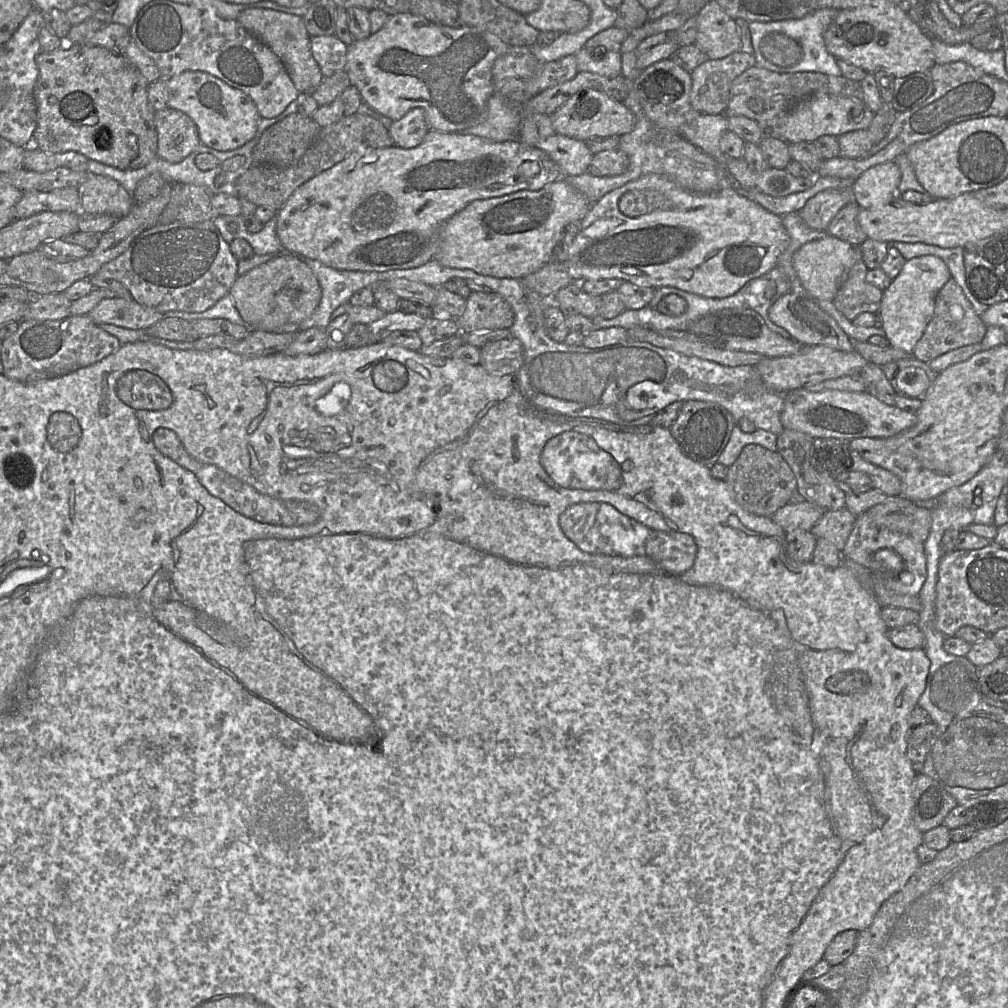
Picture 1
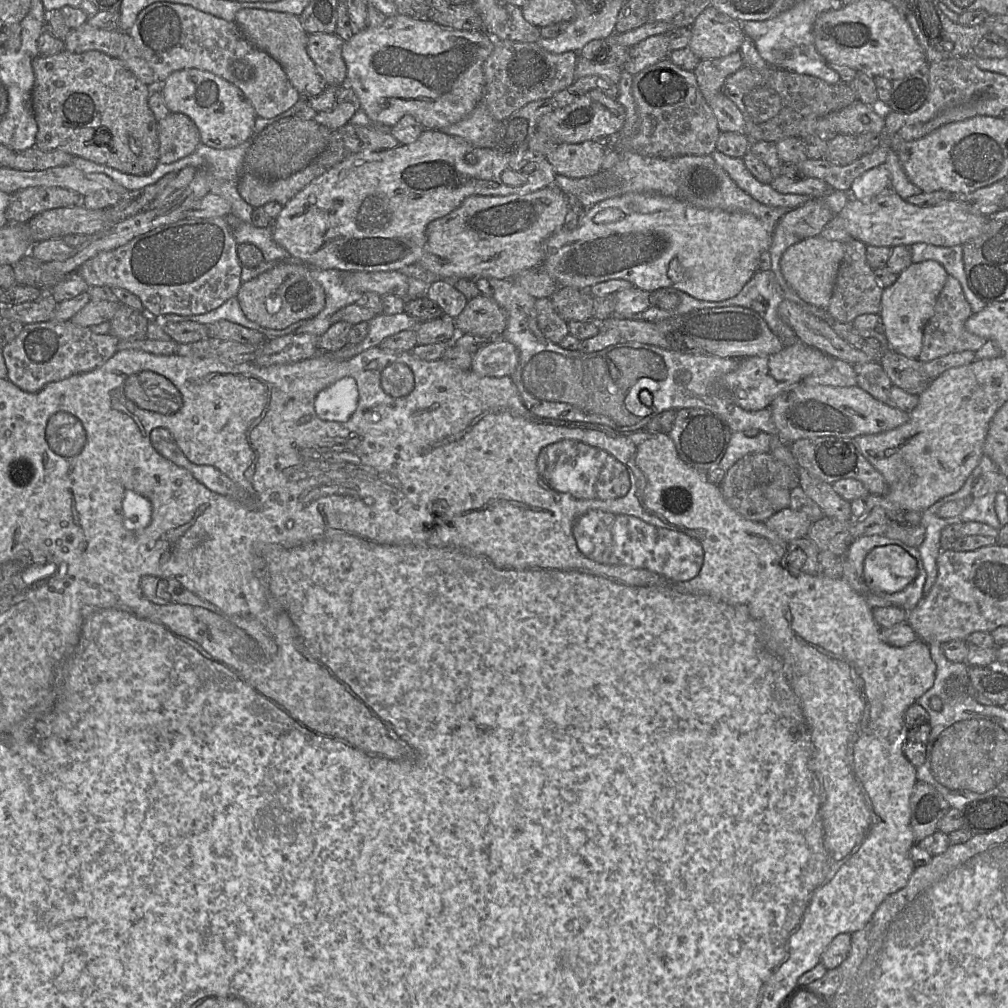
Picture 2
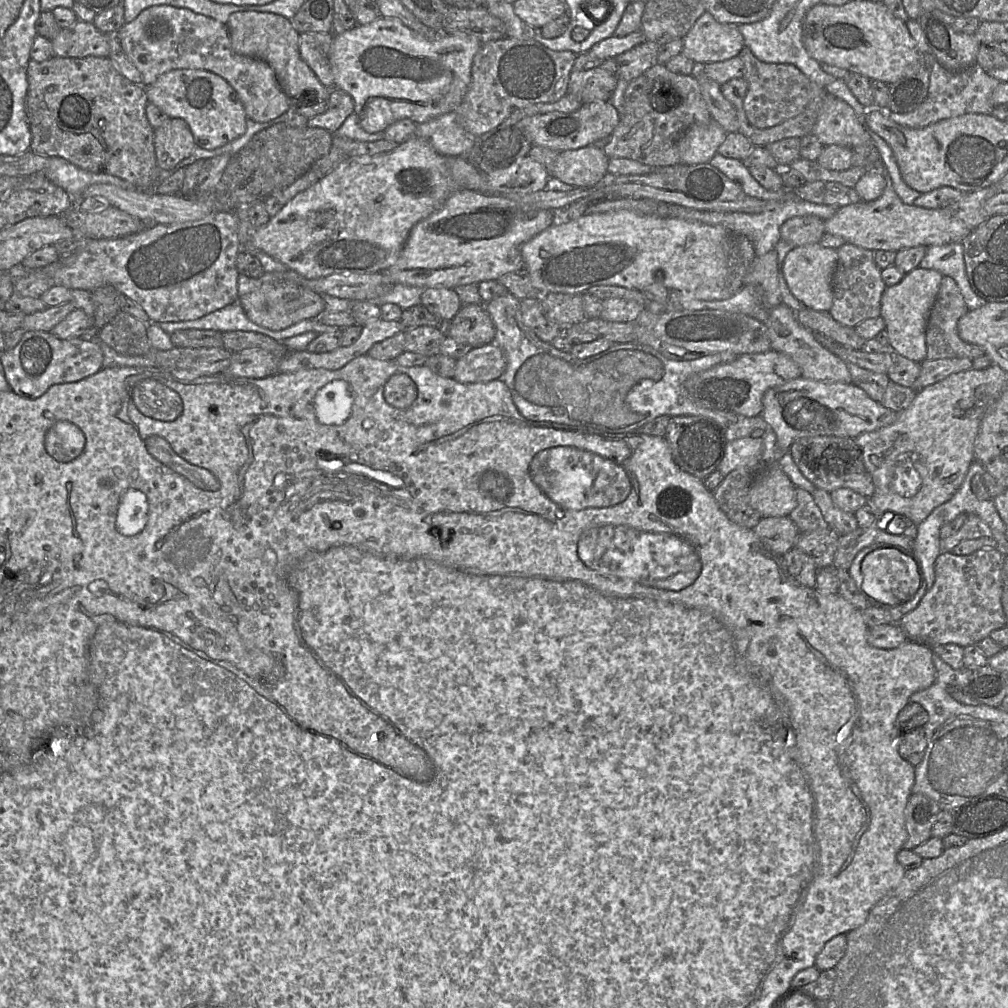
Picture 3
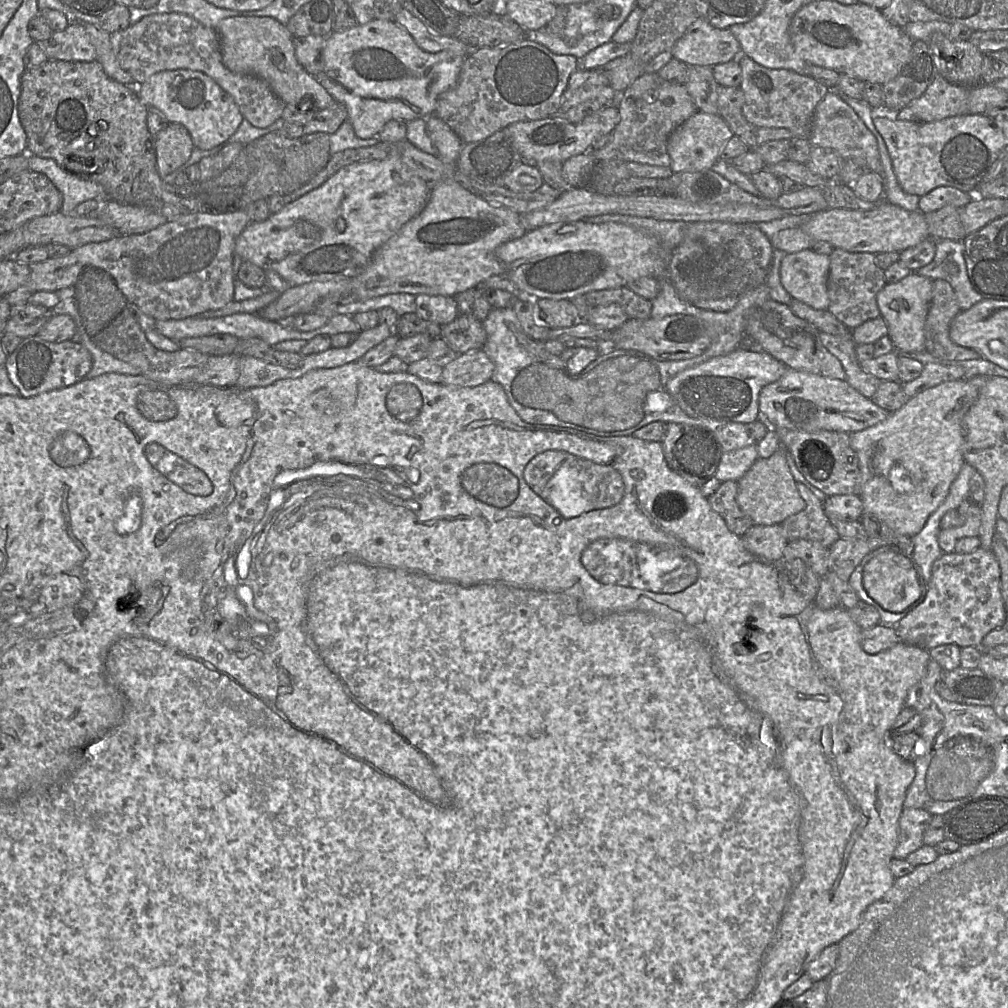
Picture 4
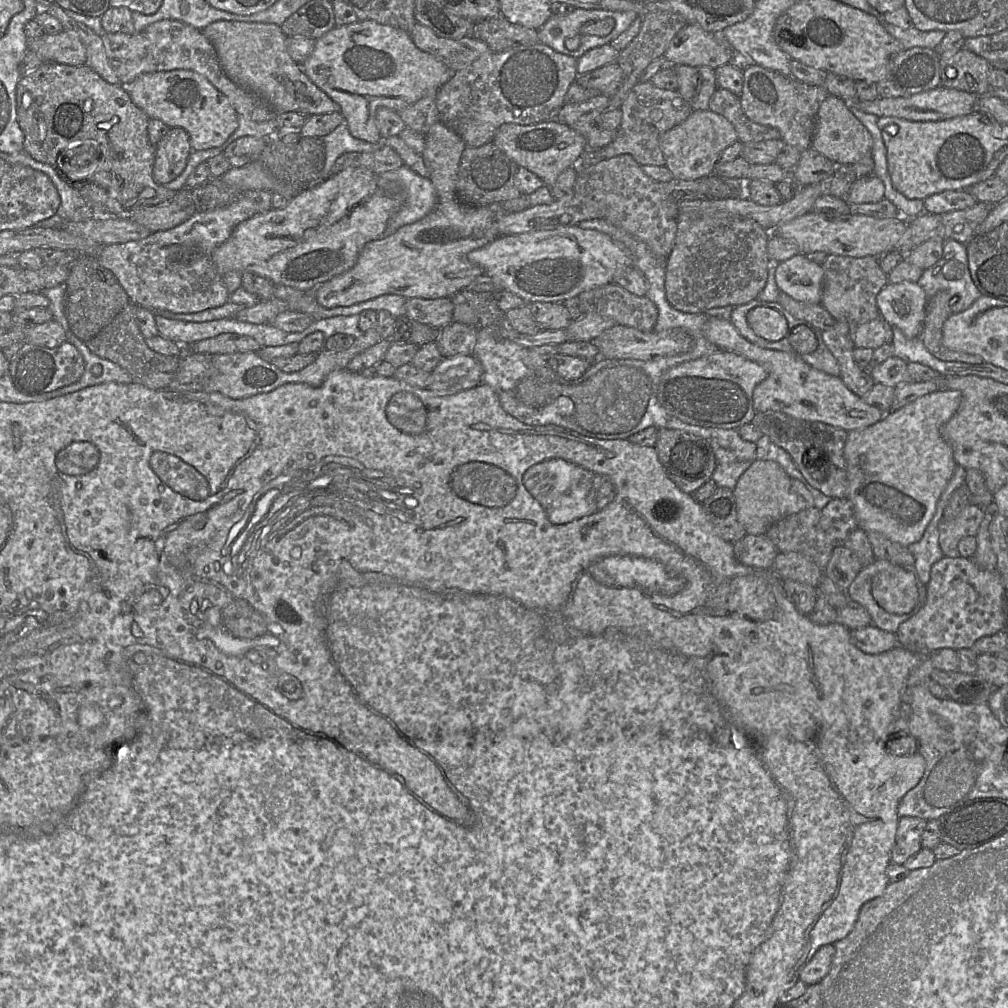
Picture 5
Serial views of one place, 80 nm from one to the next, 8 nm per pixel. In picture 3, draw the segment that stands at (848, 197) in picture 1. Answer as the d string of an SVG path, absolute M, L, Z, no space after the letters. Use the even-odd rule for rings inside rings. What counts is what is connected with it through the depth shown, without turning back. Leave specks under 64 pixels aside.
M818 216L793 217L780 227L780 239L794 247L819 243L825 233L825 221Z

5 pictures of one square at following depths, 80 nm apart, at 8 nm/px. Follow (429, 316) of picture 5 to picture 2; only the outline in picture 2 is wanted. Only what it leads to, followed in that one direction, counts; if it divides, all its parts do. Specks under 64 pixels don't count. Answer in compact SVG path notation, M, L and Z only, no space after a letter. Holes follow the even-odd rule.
M437 280L432 283L428 287L425 297L437 304L443 312L443 317L451 320L458 317L468 301L449 280Z

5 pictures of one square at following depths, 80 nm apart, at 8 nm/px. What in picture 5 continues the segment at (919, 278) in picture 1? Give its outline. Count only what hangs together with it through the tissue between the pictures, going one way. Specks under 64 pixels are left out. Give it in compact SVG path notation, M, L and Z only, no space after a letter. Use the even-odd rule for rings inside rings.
M908 281L898 284L888 282L876 297L880 317L890 326L899 328L909 339L921 337L928 301L922 287L918 283Z

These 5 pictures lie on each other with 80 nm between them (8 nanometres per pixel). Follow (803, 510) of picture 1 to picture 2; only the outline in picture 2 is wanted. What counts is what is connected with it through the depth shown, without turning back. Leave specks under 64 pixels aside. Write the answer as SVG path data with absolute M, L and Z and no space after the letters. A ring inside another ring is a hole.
M784 508L765 520L764 524L785 542L806 536L812 521L803 513Z

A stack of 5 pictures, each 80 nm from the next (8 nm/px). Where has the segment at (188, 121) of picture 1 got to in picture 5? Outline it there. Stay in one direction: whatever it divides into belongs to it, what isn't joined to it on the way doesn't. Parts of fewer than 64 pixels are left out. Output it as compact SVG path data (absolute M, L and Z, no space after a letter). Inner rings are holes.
M170 127L155 145L153 178L167 185L185 169L192 152L188 132L181 127Z

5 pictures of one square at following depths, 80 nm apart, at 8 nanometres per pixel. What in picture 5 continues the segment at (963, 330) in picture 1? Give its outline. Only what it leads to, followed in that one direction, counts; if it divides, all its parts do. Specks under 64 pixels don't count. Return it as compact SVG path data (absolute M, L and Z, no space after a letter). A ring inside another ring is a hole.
M944 290L938 291L928 301L921 339L927 350L942 361L981 364L984 361L980 356L950 350L942 342L943 325L948 317L952 315L952 306L957 301L957 296L952 296Z

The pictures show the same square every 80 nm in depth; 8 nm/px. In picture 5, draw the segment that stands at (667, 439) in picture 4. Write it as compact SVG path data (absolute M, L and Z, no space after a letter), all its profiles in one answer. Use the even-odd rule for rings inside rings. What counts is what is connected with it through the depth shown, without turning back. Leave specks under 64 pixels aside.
M659 429L654 446L658 459L669 479L683 492L693 494L712 478L717 461L711 445L705 439L676 429Z

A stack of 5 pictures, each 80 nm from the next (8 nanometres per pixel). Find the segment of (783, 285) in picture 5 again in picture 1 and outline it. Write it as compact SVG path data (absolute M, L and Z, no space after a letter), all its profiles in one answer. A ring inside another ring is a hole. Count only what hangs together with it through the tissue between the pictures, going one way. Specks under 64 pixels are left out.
M833 236L810 241L800 247L793 255L793 266L804 291L818 302L834 300L854 262L855 246Z

